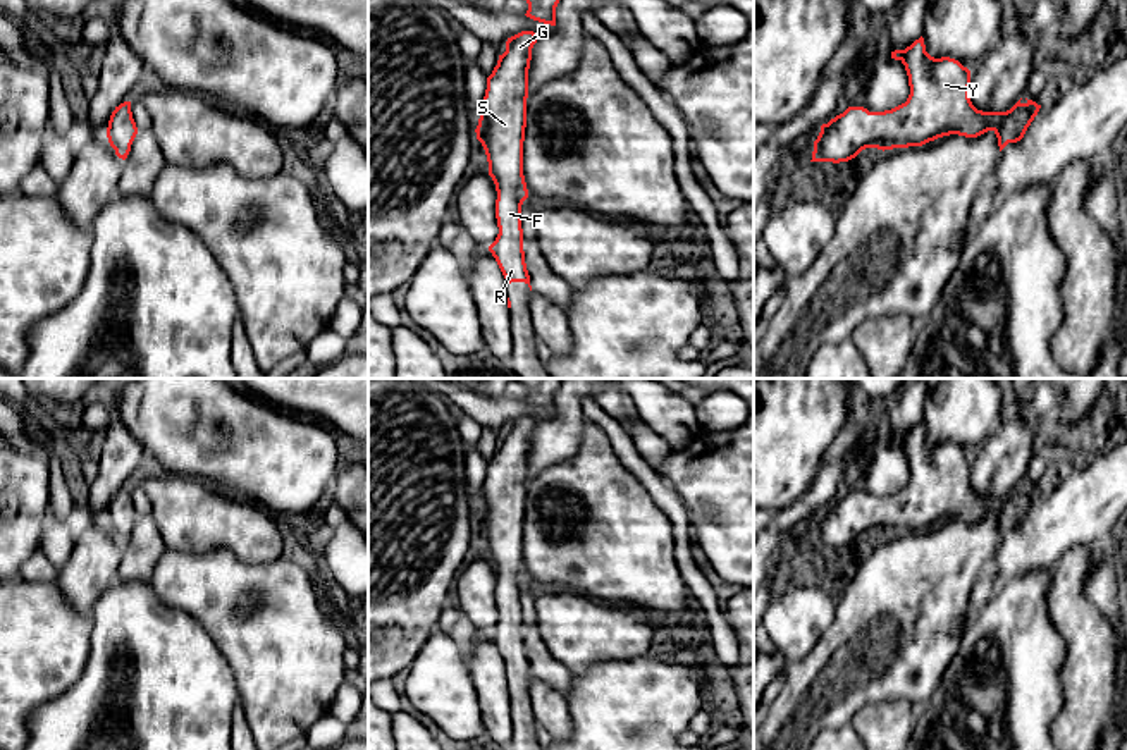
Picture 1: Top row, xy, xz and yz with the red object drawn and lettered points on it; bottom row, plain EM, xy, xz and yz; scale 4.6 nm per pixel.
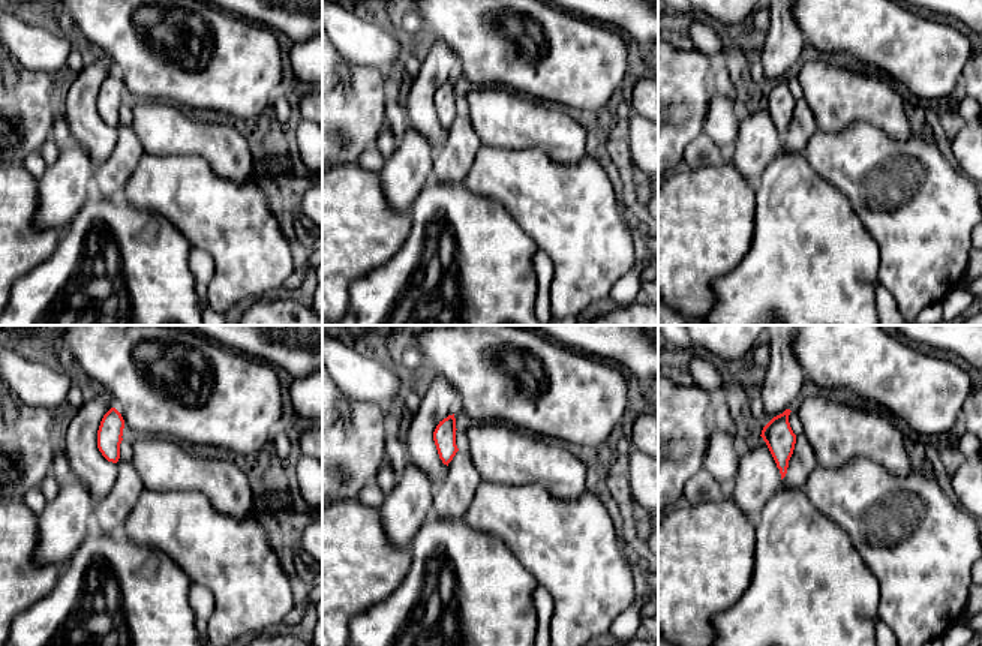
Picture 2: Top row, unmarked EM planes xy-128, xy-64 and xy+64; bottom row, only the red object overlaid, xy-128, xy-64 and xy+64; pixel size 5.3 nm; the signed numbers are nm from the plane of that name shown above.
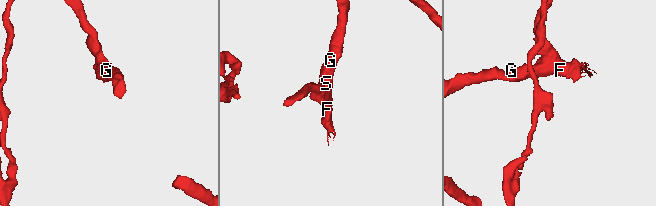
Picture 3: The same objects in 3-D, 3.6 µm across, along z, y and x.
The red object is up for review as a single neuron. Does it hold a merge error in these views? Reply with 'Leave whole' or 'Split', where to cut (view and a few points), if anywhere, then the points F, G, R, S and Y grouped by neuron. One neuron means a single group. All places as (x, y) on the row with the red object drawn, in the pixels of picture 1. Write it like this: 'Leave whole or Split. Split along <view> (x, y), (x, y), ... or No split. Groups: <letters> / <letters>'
Leave whole. No split. Groups: F G R S Y

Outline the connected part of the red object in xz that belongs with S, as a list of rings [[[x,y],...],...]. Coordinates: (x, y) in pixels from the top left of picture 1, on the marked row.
[[[521,31],[506,41],[506,52],[499,55],[497,65],[487,77],[487,89],[482,100],[482,112],[475,129],[477,139],[482,143],[489,175],[497,191],[496,218],[499,234],[489,246],[496,258],[506,284],[525,282],[530,291],[530,275],[525,263],[523,229],[521,229],[521,205],[528,198],[528,189],[523,175],[523,141],[527,127],[527,98],[528,98],[528,69],[532,60],[532,48],[544,34],[533,31]]]

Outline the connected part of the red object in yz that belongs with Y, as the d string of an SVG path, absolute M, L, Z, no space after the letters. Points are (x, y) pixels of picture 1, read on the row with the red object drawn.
M921 36L905 50L891 52L905 65L910 95L905 103L869 112L848 107L821 126L810 162L848 162L865 148L922 146L943 136L977 138L993 131L1000 151L1024 138L1041 105L1020 100L1007 112L977 110L969 98L970 71L950 57L934 58Z

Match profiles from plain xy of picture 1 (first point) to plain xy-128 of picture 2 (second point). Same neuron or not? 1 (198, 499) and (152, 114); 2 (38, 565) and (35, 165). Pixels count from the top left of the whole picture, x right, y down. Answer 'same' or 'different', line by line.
1: same
2: same

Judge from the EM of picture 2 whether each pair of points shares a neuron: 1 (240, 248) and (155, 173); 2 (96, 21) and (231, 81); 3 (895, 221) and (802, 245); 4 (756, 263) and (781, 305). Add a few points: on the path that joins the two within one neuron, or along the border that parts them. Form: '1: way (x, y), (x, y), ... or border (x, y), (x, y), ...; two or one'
1: way (224, 225), (185, 189), (177, 188); one
2: way (129, 38), (162, 68), (186, 77), (198, 77); one
3: border (846, 198), (876, 242), (879, 261); two
4: way (766, 273), (781, 288), (781, 294); one

